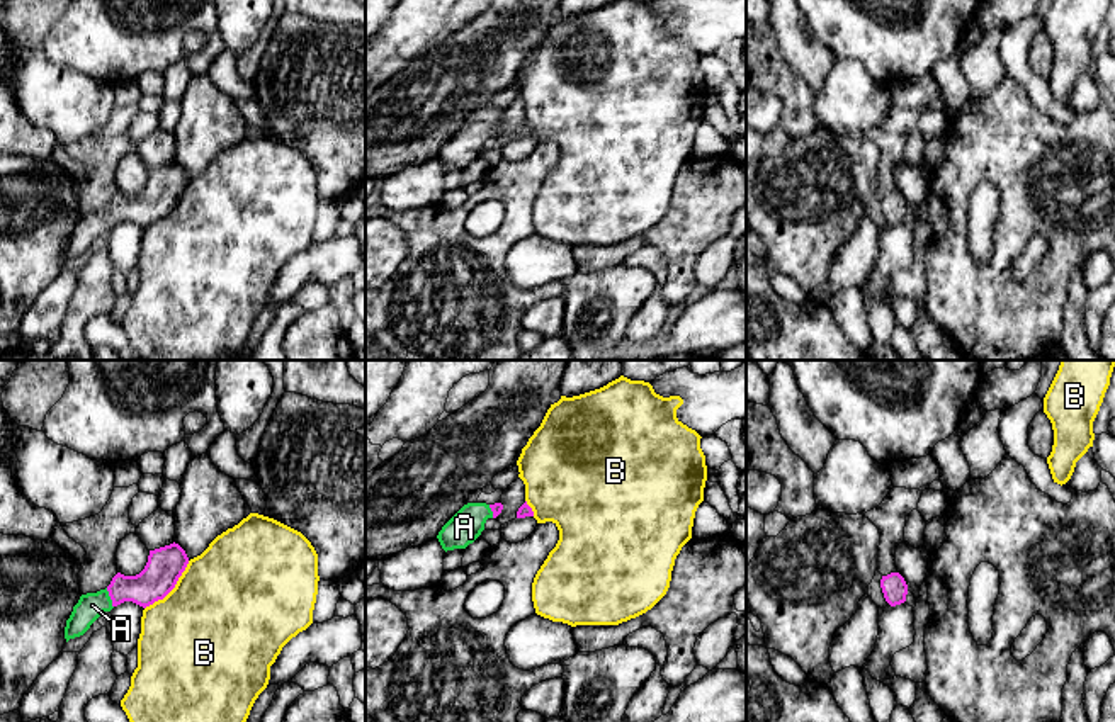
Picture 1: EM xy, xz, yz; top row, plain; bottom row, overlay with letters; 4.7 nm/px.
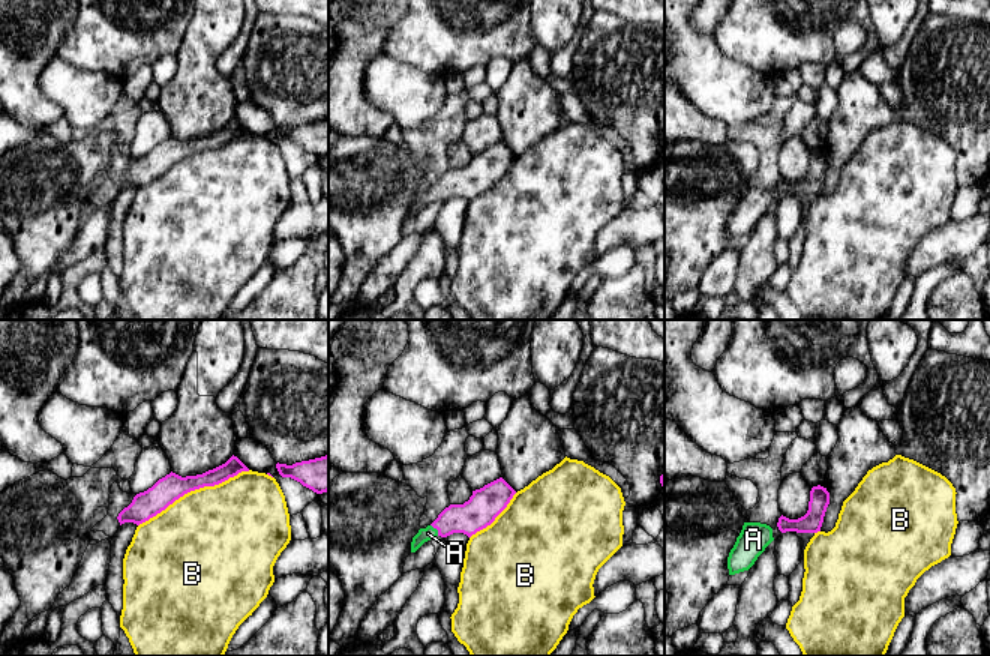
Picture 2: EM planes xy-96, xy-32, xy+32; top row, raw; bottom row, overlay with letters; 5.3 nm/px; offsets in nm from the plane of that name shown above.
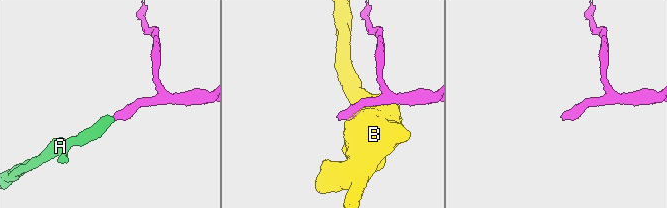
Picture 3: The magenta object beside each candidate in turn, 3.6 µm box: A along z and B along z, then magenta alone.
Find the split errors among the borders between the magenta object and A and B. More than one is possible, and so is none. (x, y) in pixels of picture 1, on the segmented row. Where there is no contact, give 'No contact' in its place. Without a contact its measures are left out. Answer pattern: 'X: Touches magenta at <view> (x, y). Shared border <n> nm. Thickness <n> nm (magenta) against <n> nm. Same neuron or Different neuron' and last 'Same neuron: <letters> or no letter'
A: Touches magenta at xy (111, 598). Shared border 100 nm. Thickness 170 nm (magenta) against 120 nm. Same neuron
B: Touches magenta at xy (172, 588). Shared border 320 nm. Thickness 170 nm (magenta) against 500 nm. Different neuron
Same neuron: A

